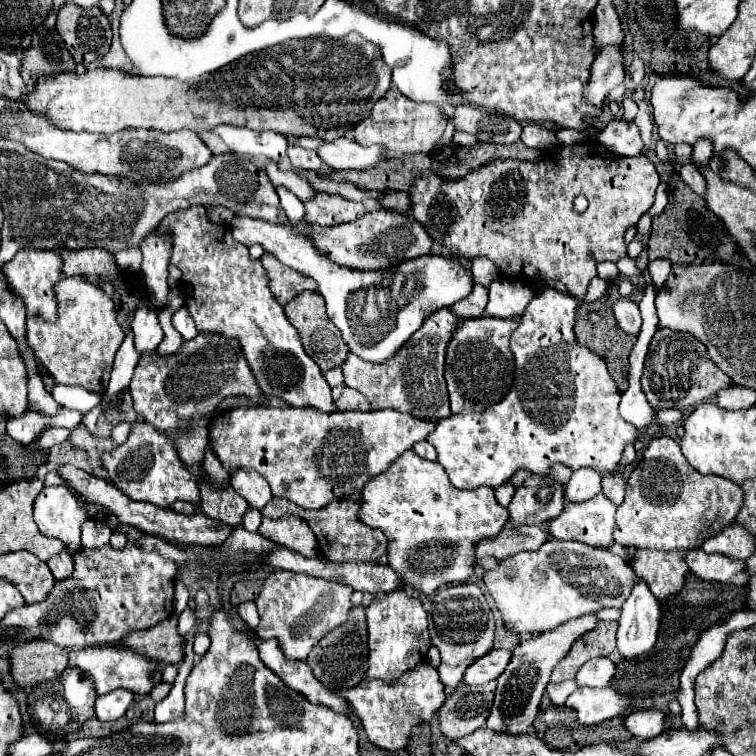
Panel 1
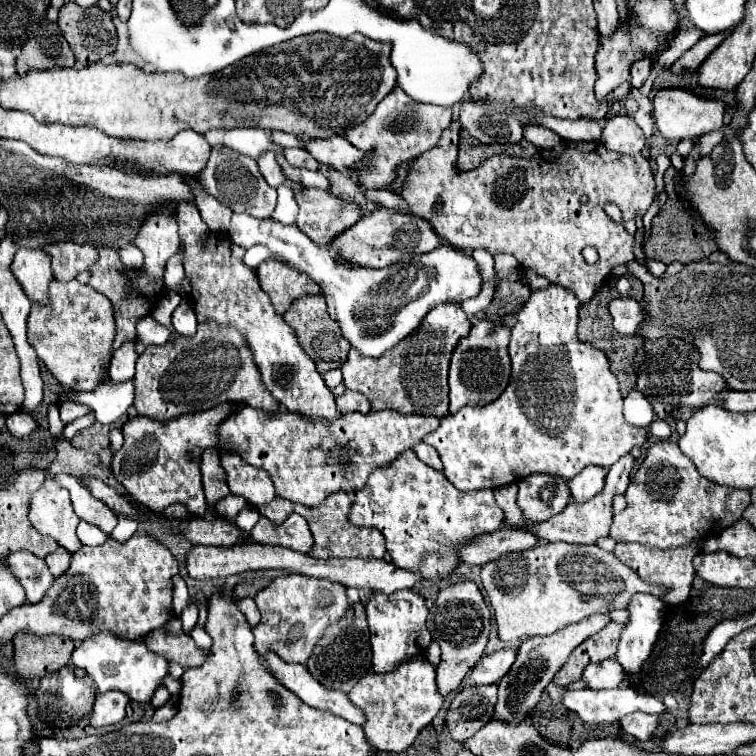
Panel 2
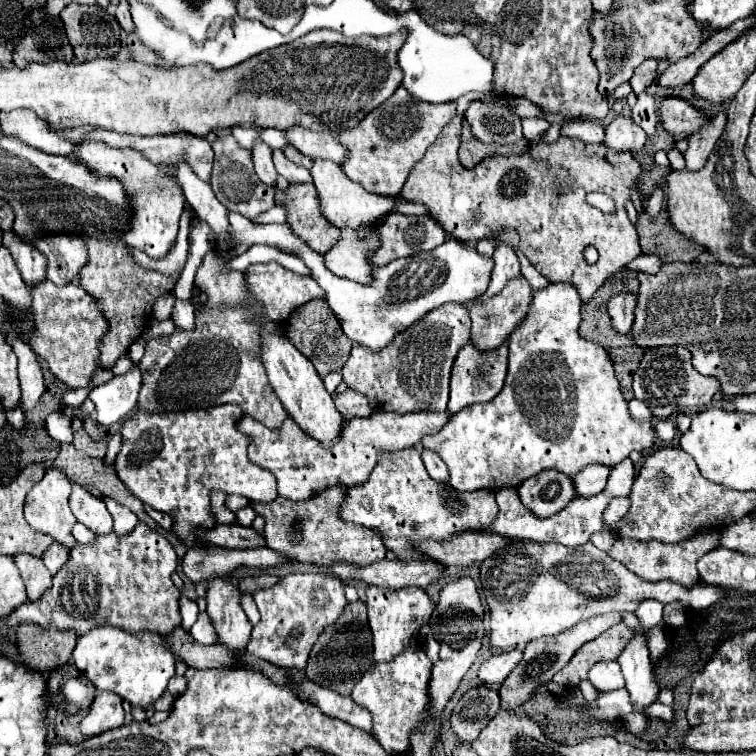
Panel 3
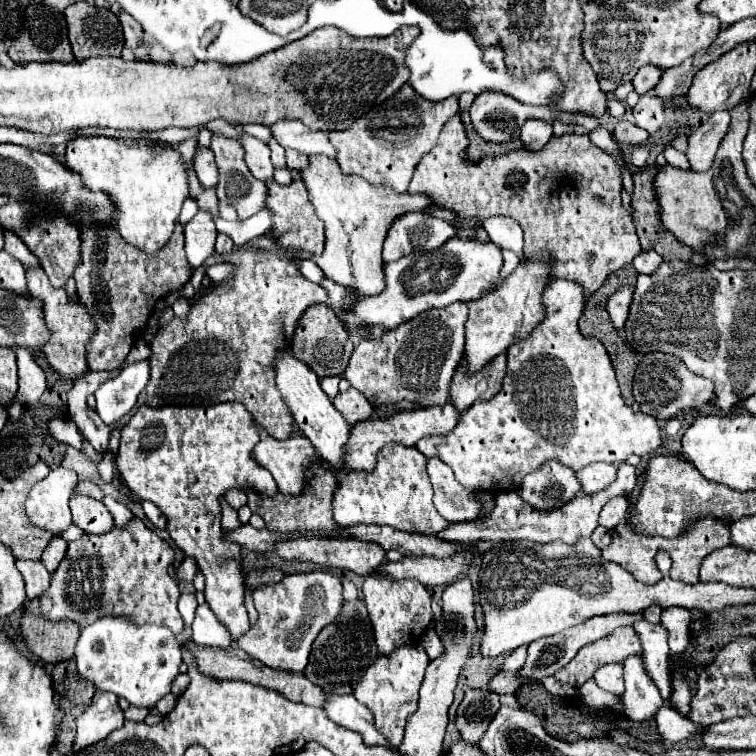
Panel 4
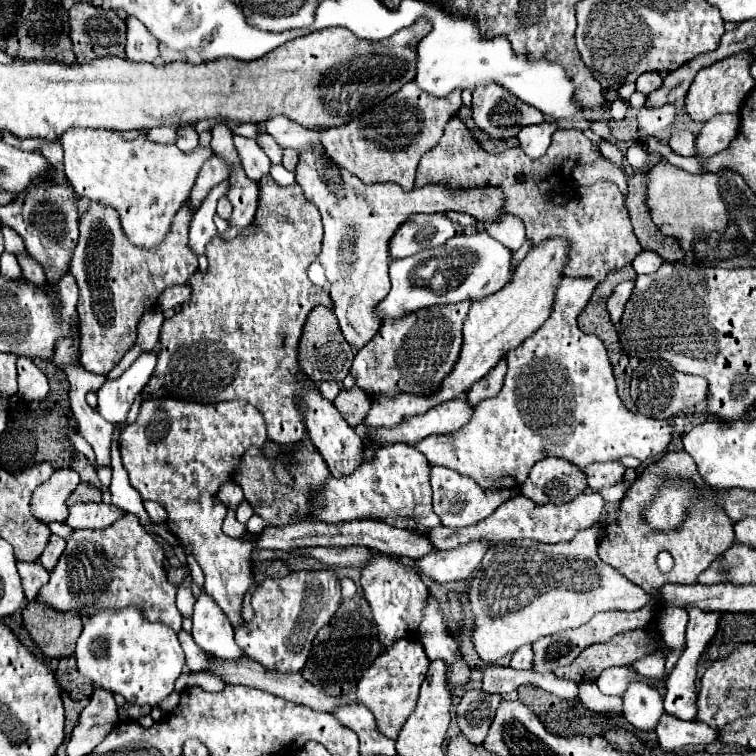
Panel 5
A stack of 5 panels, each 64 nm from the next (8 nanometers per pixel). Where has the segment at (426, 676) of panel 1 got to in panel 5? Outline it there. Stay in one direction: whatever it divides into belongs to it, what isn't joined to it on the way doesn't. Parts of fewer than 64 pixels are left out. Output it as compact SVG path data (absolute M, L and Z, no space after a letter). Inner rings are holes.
M396 640L392 646L388 646L376 660L374 664L364 672L362 680L358 682L358 700L372 710L378 722L378 730L388 736L396 738L400 732L400 726L406 722L408 714L416 706L418 690L424 680L424 674L428 670L428 656L424 652L424 646L418 640Z

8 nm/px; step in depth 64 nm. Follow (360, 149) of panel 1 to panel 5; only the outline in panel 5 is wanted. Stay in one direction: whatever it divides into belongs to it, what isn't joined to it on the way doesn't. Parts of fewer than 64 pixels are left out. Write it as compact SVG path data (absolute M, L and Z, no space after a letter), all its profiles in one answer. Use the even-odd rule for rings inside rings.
M276 116L270 118L266 124L266 132L278 142L280 148L294 148L294 150L304 150L308 146L320 146L320 138L318 138L318 130L308 130L302 128L300 124L284 118L284 116Z

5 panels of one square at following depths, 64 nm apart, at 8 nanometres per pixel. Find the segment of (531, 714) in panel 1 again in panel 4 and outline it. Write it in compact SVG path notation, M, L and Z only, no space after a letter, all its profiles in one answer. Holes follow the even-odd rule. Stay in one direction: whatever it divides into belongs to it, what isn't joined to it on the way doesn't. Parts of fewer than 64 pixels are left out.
M604 614L604 616L594 616L590 618L588 622L580 624L580 626L574 626L570 630L564 630L556 636L548 636L548 638L540 638L536 642L532 642L528 646L528 660L524 664L524 670L520 670L520 676L526 678L526 680L542 680L546 676L552 676L556 670L564 668L564 664L568 664L582 646L590 644L590 642L596 642L608 634L612 634L616 628L620 626L632 626L636 620L642 620L642 614Z

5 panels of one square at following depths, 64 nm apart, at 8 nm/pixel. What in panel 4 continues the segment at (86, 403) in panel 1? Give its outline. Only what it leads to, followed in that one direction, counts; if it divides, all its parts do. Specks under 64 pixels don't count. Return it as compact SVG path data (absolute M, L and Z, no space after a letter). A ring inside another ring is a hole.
M140 360L122 368L122 372L104 382L96 390L96 412L106 424L118 422L136 406L136 396L144 390L150 378L148 360Z

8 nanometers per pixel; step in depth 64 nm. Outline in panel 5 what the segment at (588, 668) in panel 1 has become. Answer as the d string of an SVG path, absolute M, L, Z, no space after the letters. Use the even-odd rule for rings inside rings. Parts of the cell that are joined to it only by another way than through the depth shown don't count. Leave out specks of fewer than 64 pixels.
M608 668L608 670L604 670L604 672L598 676L596 684L598 684L598 688L600 688L602 694L622 696L622 694L626 692L628 684L630 684L630 682L636 682L636 680L640 680L640 682L644 682L644 684L648 684L648 686L658 688L658 680L644 678L644 676L638 678L638 674L636 674L632 668Z

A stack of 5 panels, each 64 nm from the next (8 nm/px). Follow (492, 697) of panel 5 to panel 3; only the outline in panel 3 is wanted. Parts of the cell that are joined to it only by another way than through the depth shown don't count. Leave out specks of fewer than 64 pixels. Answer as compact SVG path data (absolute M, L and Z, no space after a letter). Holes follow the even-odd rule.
M470 688L452 710L452 728L460 742L472 742L500 708L500 696L492 688Z

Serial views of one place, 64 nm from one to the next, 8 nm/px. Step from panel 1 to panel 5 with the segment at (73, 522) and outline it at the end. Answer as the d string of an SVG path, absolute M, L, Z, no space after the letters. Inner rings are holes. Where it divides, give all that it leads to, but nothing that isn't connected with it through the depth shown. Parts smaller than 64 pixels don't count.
M60 468L52 474L44 486L36 488L36 494L32 496L32 514L36 518L42 518L42 522L64 522L68 518L66 498L76 490L80 484L78 473L72 468Z

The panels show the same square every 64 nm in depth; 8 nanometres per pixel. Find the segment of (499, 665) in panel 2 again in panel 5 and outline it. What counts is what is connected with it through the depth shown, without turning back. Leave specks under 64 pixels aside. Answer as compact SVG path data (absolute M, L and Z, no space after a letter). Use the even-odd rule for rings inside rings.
M520 646L520 650L514 652L510 666L514 670L532 670L532 662L534 662L532 646Z

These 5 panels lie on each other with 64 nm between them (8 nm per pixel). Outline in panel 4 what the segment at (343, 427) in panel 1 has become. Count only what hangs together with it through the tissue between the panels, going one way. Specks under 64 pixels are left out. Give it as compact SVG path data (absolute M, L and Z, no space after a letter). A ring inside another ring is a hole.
M446 402L444 406L430 406L430 408L422 408L422 410L412 410L408 414L396 414L396 418L388 418L388 422L360 422L360 426L352 428L352 440L348 442L348 452L346 452L346 470L342 470L344 474L358 470L358 472L368 472L374 468L376 464L376 456L382 450L382 446L396 442L396 444L408 444L414 446L420 438L428 436L428 434L448 434L452 432L452 428L458 424L460 420L460 412L454 408L452 402ZM262 426L260 444L252 454L254 460L274 476L278 490L284 494L300 494L300 488L306 484L306 466L322 462L314 446L300 432L288 440L276 440Z

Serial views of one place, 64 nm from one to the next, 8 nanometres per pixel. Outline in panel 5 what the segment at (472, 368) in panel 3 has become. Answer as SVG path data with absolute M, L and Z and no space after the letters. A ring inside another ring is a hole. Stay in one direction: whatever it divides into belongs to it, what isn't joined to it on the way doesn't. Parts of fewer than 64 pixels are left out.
M500 362L500 366L496 366L496 370L492 370L492 374L488 374L488 378L482 378L480 382L476 382L476 386L472 386L472 390L468 390L468 394L466 394L468 402L472 402L472 406L476 406L486 398L496 396L502 390L504 374L506 374L506 362Z

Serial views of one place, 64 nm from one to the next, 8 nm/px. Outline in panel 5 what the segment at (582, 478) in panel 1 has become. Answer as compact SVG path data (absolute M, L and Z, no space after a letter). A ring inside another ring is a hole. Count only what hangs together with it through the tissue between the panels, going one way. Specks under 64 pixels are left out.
M594 462L592 466L586 466L588 476L588 488L592 492L598 492L600 488L614 486L624 478L624 464L620 462Z

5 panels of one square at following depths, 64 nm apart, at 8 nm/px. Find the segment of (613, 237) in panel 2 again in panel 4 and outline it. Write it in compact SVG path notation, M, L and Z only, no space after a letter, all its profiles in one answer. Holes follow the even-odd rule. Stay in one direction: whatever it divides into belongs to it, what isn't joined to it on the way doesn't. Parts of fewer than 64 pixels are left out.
M456 114L444 124L436 146L418 162L408 188L408 192L424 190L426 194L432 194L432 198L436 198L442 208L454 210L458 214L458 222L454 222L456 228L478 228L480 222L490 216L510 216L518 220L524 230L524 254L532 256L538 250L554 252L552 278L580 282L586 294L596 292L608 274L630 264L642 252L632 216L622 206L620 166L604 150L592 144L588 136L578 136L572 132L552 136L552 140L540 152L528 152L522 148L500 156L482 156L478 162L468 162L468 144L470 142L464 124ZM572 238L584 238L584 246L572 246Z

